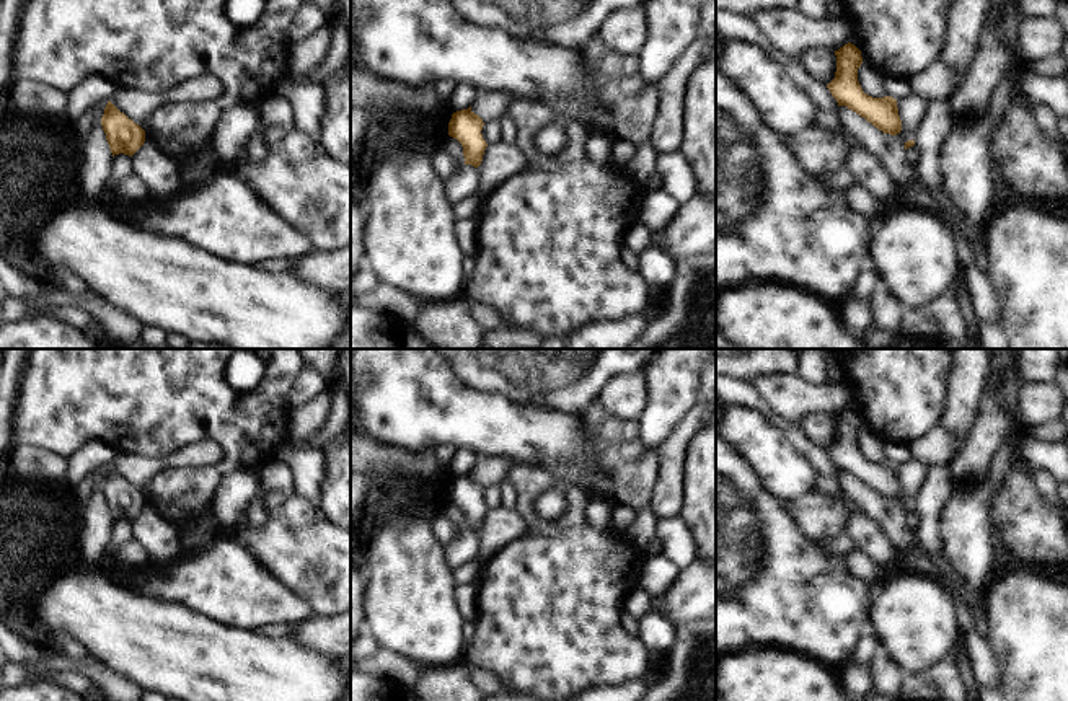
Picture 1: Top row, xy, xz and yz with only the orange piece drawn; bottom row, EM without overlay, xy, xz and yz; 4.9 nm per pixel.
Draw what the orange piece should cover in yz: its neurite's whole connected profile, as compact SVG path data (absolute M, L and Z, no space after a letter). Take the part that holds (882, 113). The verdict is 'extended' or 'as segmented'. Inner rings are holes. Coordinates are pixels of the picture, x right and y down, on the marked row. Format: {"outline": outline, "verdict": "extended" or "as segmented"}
{"outline": "M848 42L838 51L835 78L827 85L838 106L854 111L884 134L897 135L902 130L897 99L892 96L872 98L858 82L858 68L863 64L861 51Z", "verdict": "as segmented"}

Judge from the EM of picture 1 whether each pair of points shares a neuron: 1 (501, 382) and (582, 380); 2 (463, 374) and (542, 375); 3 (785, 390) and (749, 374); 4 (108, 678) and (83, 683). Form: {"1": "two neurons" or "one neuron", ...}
{"1": "one neuron", "2": "one neuron", "3": "two neurons", "4": "two neurons"}

